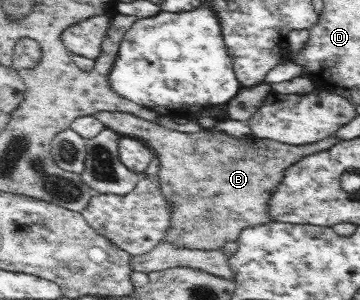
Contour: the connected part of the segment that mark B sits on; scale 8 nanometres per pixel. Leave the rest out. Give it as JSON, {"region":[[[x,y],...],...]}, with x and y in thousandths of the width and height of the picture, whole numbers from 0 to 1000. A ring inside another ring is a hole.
{"region":[[[275,373],[267,377],[261,393],[272,397],[292,427],[300,427],[336,453],[361,453],[367,460],[389,463],[425,510],[428,520],[439,527],[442,543],[442,573],[436,583],[436,597],[442,600],[442,620],[450,640],[450,650],[458,657],[458,667],[469,683],[469,753],[458,763],[453,777],[450,803],[464,803],[475,810],[483,823],[503,823],[506,830],[561,830],[561,837],[622,837],[622,817],[633,810],[633,803],[661,803],[661,790],[667,777],[672,777],[675,763],[683,763],[694,753],[717,753],[722,747],[733,747],[753,730],[744,717],[744,677],[739,677],[739,663],[753,653],[753,640],[767,633],[767,623],[778,617],[781,597],[786,593],[789,570],[800,563],[803,553],[817,550],[825,537],[833,537],[842,523],[883,510],[889,503],[900,503],[903,497],[919,493],[931,477],[939,477],[942,467],[933,457],[906,460],[878,477],[844,480],[844,483],[806,483],[792,480],[758,463],[728,463],[714,460],[706,450],[689,450],[669,460],[661,453],[644,453],[639,447],[628,447],[622,440],[611,440],[611,433],[589,433],[589,430],[567,430],[561,440],[550,443],[511,443],[500,437],[489,437],[478,427],[467,427],[450,413],[433,413],[431,407],[406,403],[406,397],[383,393],[378,383],[367,377],[339,377],[339,373]]]}

